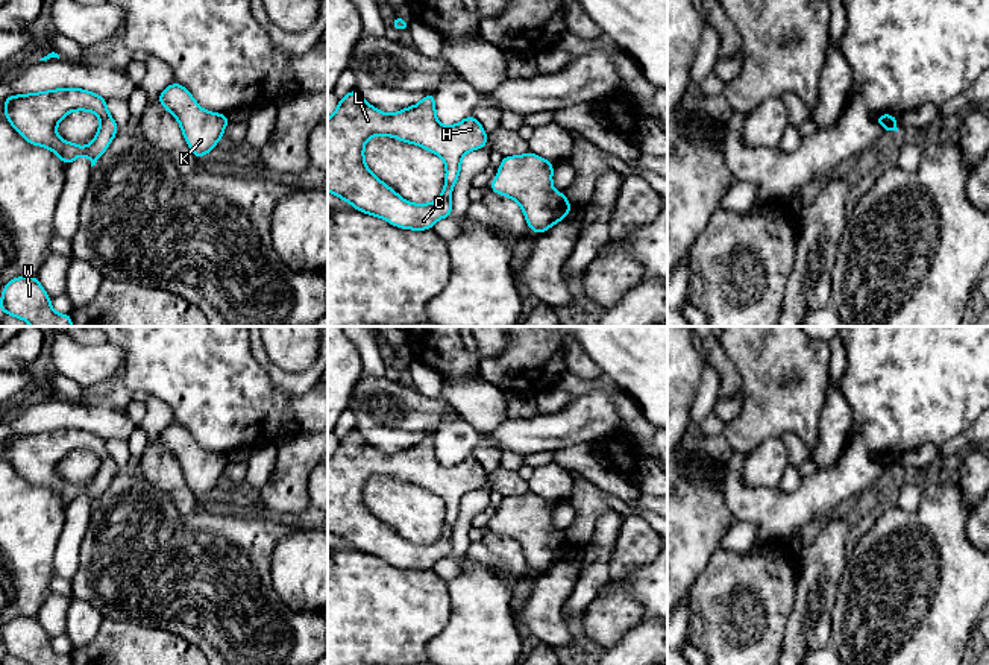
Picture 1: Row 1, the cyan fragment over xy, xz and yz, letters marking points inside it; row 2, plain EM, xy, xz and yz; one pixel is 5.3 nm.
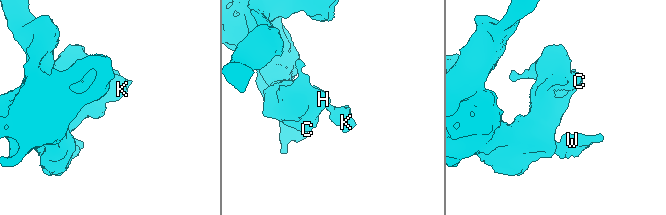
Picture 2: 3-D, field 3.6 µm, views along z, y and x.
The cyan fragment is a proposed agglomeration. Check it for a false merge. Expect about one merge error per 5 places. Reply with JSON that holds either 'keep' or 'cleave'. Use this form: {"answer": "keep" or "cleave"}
{"answer": "keep"}

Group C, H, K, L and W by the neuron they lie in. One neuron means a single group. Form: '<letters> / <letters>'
C H K L W

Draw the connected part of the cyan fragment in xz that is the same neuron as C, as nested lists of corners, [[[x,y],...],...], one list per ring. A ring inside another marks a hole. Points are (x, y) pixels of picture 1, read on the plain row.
[[[352,430],[328,459],[328,531],[397,568],[432,569],[438,559],[452,556],[451,534],[463,496],[487,483],[487,474],[473,454],[454,466],[440,465],[435,434],[426,434],[417,445],[399,452],[385,454]],[[375,475],[399,478],[438,495],[446,504],[441,536],[432,544],[411,544],[376,518],[364,503],[364,484]]]

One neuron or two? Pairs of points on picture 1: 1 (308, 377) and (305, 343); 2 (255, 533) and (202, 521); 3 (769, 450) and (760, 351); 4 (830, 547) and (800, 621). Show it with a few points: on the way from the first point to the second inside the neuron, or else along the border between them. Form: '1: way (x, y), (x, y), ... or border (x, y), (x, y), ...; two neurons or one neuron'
1: border (272, 362), (285, 371), (304, 371), (311, 365); two neurons
2: way (241, 533), (216, 533); one neuron
3: border (781, 438), (766, 438), (744, 454); two neurons
4: way (822, 565), (813, 603); one neuron

